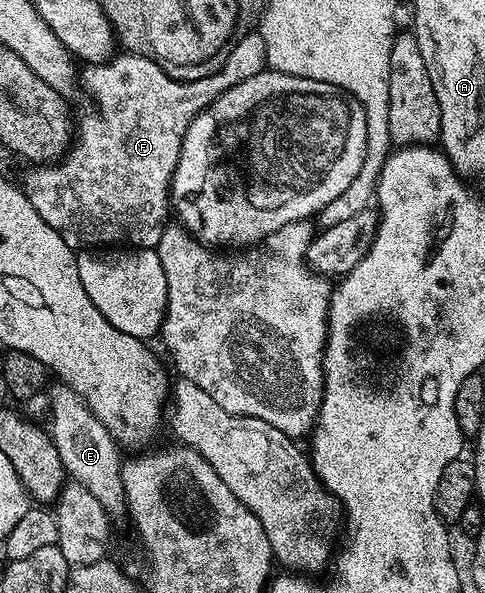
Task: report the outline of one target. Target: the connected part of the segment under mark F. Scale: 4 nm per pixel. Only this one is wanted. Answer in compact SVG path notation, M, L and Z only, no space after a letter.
M257 31L246 37L238 36L220 69L194 81L177 81L174 77L168 77L165 70L160 69L156 61L148 56L121 56L125 57L117 55L104 63L94 64L85 73L85 85L97 100L101 118L87 122L82 129L80 126L75 140L59 163L45 163L34 168L37 170L30 175L29 182L23 185L35 211L39 211L41 218L74 247L156 249L167 225L165 216L171 213L169 182L173 180L173 172L179 163L181 140L185 137L187 127L223 91L266 68L265 44Z

